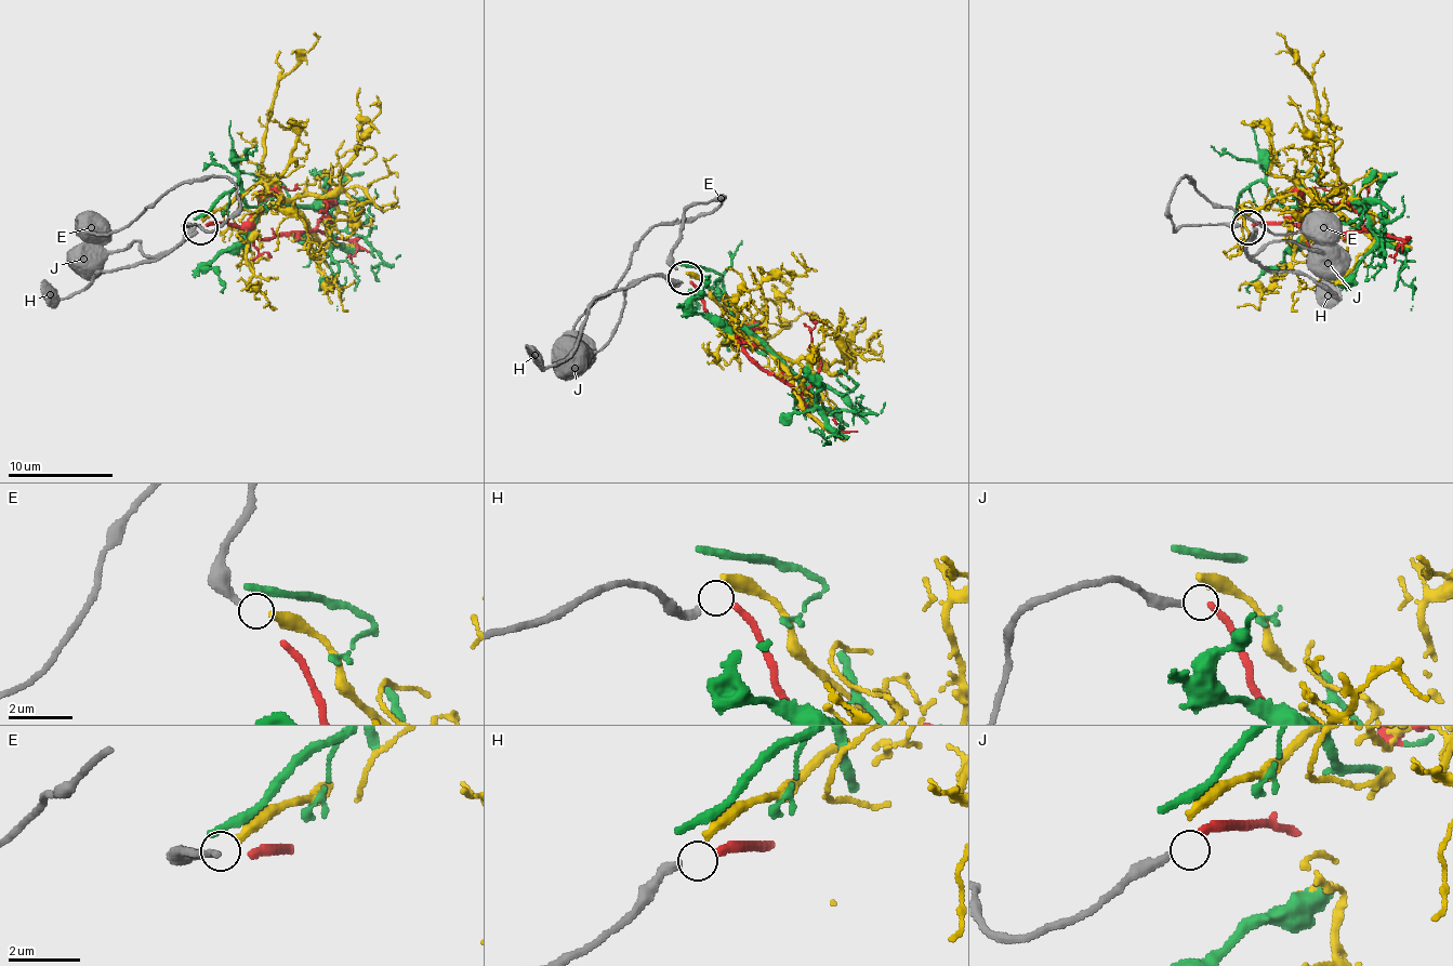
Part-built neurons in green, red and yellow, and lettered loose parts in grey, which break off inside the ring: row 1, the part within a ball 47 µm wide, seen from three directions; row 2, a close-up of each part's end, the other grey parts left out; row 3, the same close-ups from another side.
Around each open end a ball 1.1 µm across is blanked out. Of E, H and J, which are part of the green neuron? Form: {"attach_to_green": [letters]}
{"attach_to_green": []}

